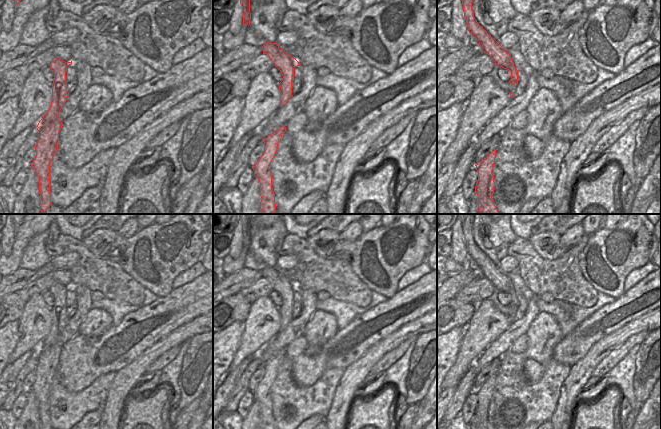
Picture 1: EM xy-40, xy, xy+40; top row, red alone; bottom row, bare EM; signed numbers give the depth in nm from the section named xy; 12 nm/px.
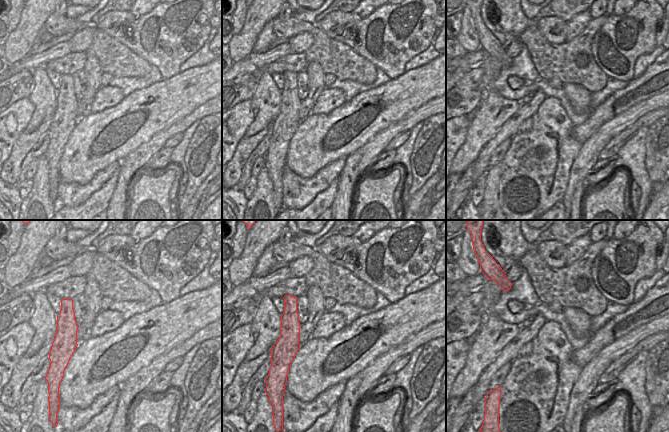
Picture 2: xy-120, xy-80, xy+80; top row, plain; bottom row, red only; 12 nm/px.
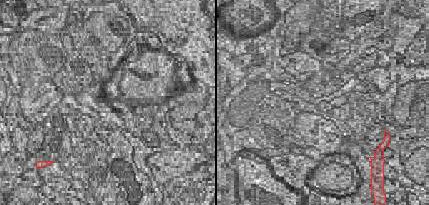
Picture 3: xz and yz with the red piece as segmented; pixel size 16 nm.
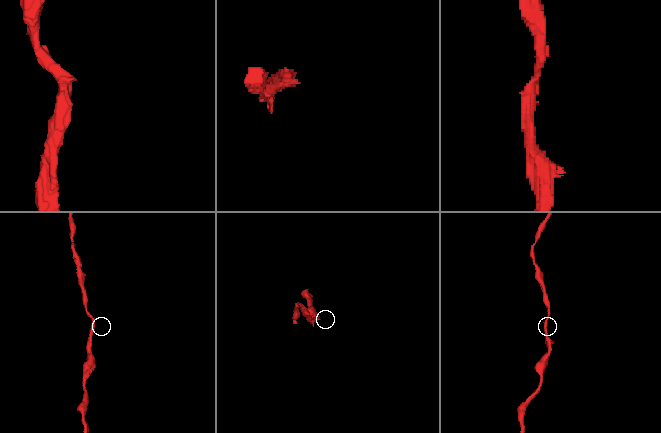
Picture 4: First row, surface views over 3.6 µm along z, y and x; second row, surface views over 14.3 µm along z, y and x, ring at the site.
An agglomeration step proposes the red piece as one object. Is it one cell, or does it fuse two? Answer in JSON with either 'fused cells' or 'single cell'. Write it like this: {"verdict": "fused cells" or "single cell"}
{"verdict": "single cell"}

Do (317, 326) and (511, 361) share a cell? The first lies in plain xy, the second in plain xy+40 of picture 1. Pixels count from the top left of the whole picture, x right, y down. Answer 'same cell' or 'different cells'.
same cell

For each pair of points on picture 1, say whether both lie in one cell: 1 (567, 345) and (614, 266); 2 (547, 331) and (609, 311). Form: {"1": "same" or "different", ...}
{"1": "different", "2": "different"}

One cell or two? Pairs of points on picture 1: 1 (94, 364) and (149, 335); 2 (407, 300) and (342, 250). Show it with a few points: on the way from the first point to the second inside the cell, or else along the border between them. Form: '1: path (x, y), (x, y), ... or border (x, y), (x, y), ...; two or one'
1: path (108, 353), (126, 341), (135, 341); one
2: border (397, 290), (388, 299); two

